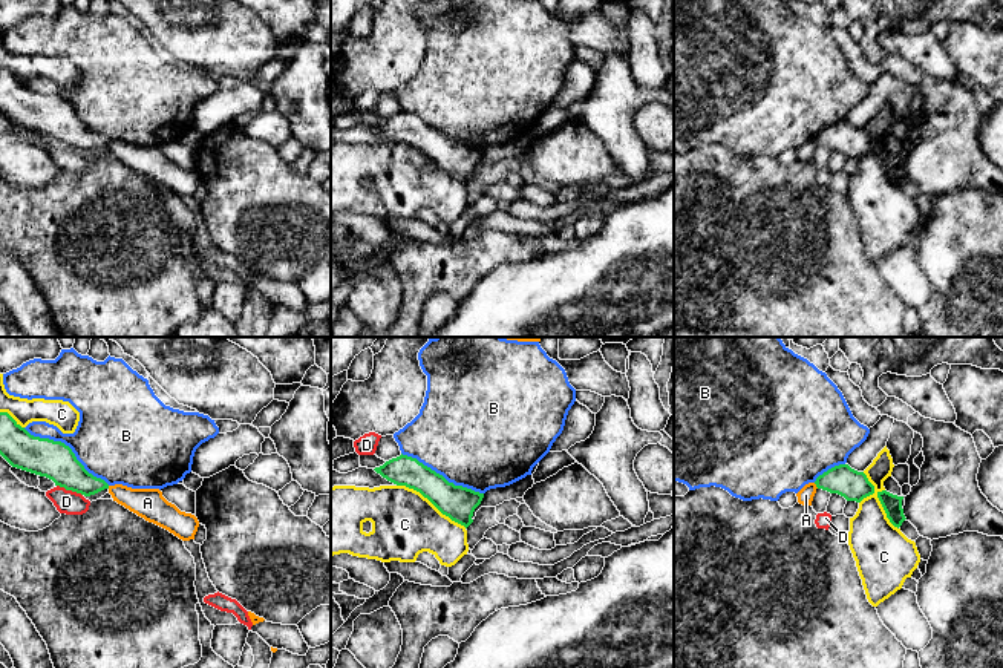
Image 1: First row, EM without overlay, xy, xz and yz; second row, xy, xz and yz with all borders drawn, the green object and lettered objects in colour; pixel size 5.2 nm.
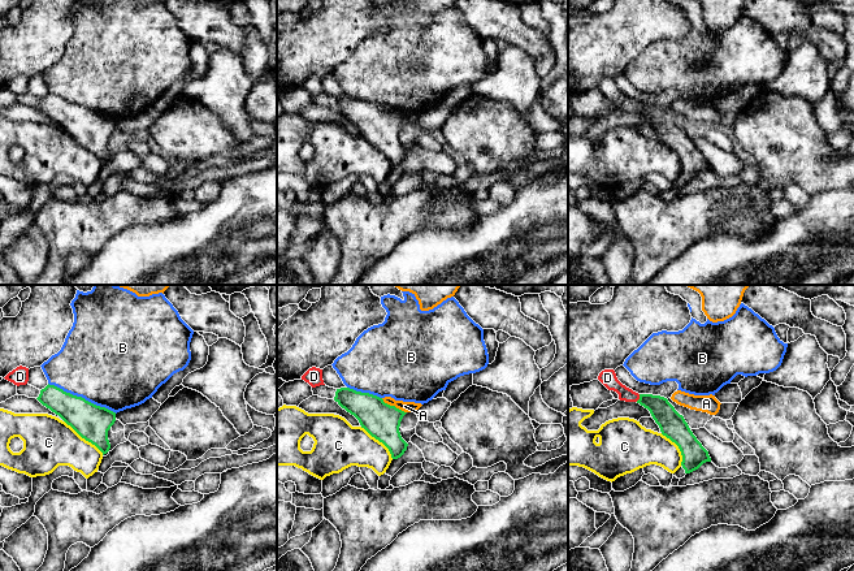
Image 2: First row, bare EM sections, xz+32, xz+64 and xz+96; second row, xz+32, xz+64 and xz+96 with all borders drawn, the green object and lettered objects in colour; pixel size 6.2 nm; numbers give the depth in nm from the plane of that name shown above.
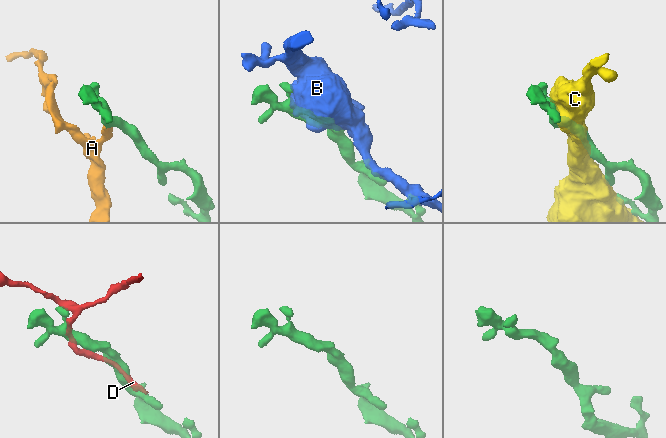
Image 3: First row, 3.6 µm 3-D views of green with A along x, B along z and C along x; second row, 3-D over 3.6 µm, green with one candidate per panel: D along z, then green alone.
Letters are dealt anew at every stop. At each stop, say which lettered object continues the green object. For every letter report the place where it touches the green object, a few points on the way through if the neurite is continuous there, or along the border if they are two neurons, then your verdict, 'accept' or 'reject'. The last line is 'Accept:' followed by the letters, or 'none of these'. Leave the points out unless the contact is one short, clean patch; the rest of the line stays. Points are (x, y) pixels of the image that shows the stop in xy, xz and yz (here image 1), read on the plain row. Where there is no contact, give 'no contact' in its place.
A: yz (816, 143) | along yz (813, 140), (818, 144) | reject
B: xy (69, 104) | reject
C: yz (879, 157) | reject
D: xy (69, 146) | along xy (57, 141), (81, 152) | reject
Accept: none of these

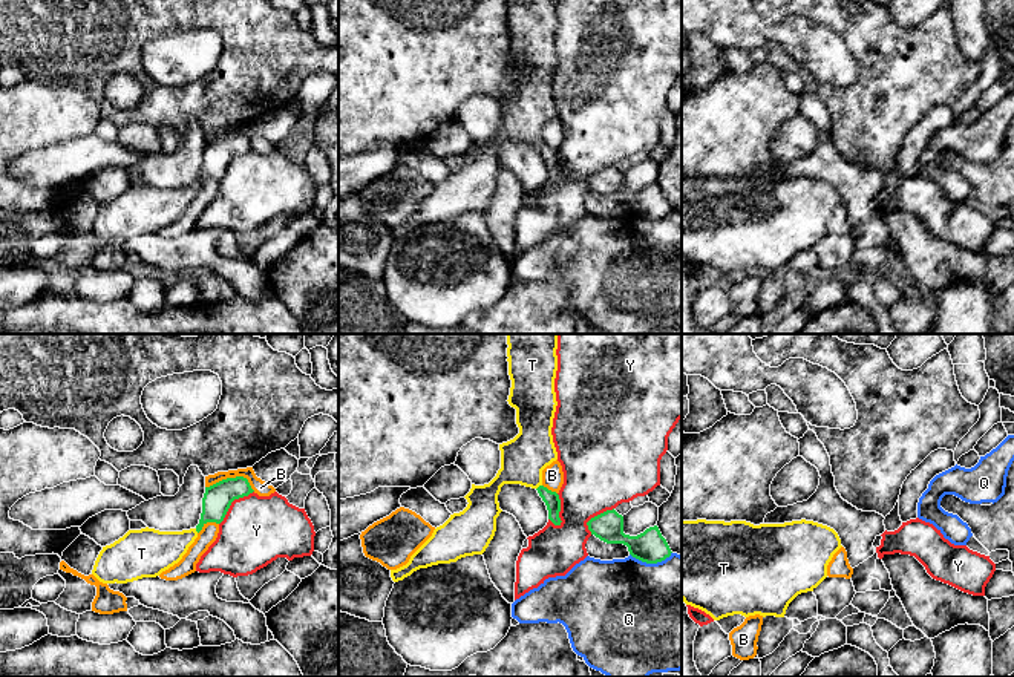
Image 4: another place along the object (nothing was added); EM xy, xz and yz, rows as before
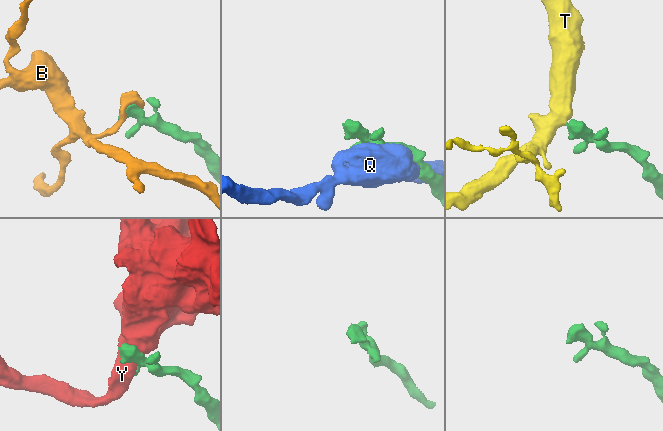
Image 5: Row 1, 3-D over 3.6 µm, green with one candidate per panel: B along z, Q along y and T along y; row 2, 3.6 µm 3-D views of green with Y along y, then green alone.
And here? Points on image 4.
B: xy (232, 135) | reject
Q: xz (651, 219) | reject
T: xz (538, 144) | across xz (552, 156), (538, 144), (523, 121), (523, 115) | accept
Y: xy (232, 158) | reject
Accept: T

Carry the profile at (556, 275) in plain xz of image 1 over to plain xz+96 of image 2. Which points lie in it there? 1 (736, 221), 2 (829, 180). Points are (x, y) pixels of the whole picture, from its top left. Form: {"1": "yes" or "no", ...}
{"1": "no", "2": "no"}

